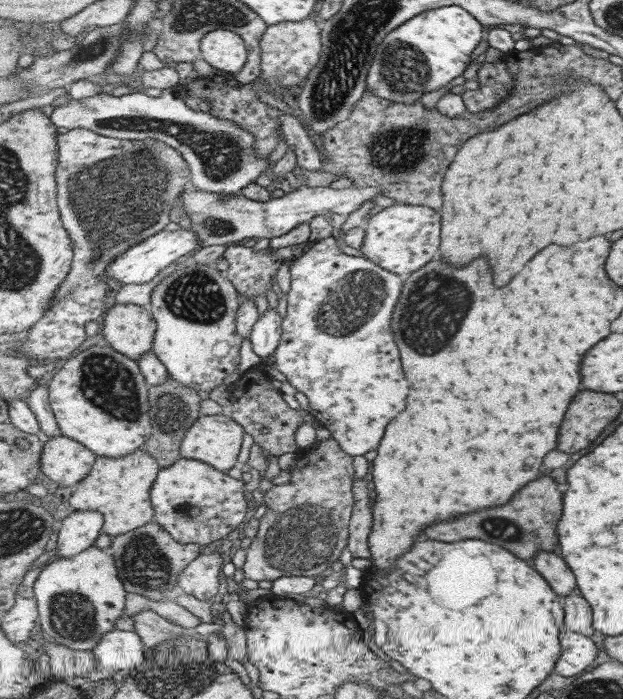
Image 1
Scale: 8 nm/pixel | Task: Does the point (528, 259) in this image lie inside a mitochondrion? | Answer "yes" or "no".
no

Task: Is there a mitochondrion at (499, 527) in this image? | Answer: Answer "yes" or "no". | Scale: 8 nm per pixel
yes

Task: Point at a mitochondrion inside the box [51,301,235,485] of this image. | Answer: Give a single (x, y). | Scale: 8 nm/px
(104, 382)

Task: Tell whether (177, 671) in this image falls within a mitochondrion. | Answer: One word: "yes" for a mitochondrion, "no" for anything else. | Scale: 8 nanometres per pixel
yes

